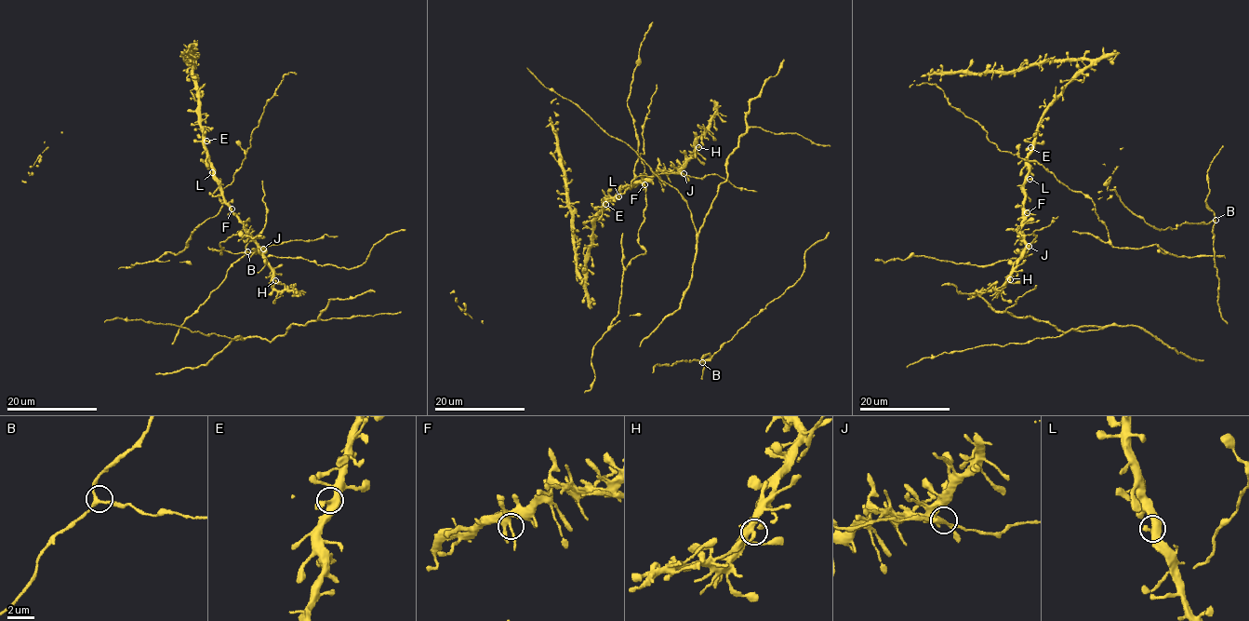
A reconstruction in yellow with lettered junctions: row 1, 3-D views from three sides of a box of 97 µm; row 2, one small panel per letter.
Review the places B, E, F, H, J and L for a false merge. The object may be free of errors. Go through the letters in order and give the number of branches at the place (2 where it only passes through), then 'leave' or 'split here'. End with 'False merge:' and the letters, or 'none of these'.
B: branches 3; leave
E: branches 3; leave
F: branches 3; leave
H: branches 3; leave
J: branches 3; leave
L: branches 3; leave
False merge: none of these

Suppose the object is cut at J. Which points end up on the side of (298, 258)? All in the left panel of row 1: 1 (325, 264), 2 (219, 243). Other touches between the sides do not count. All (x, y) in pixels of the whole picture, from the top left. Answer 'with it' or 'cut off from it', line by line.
1: with it
2: cut off from it

